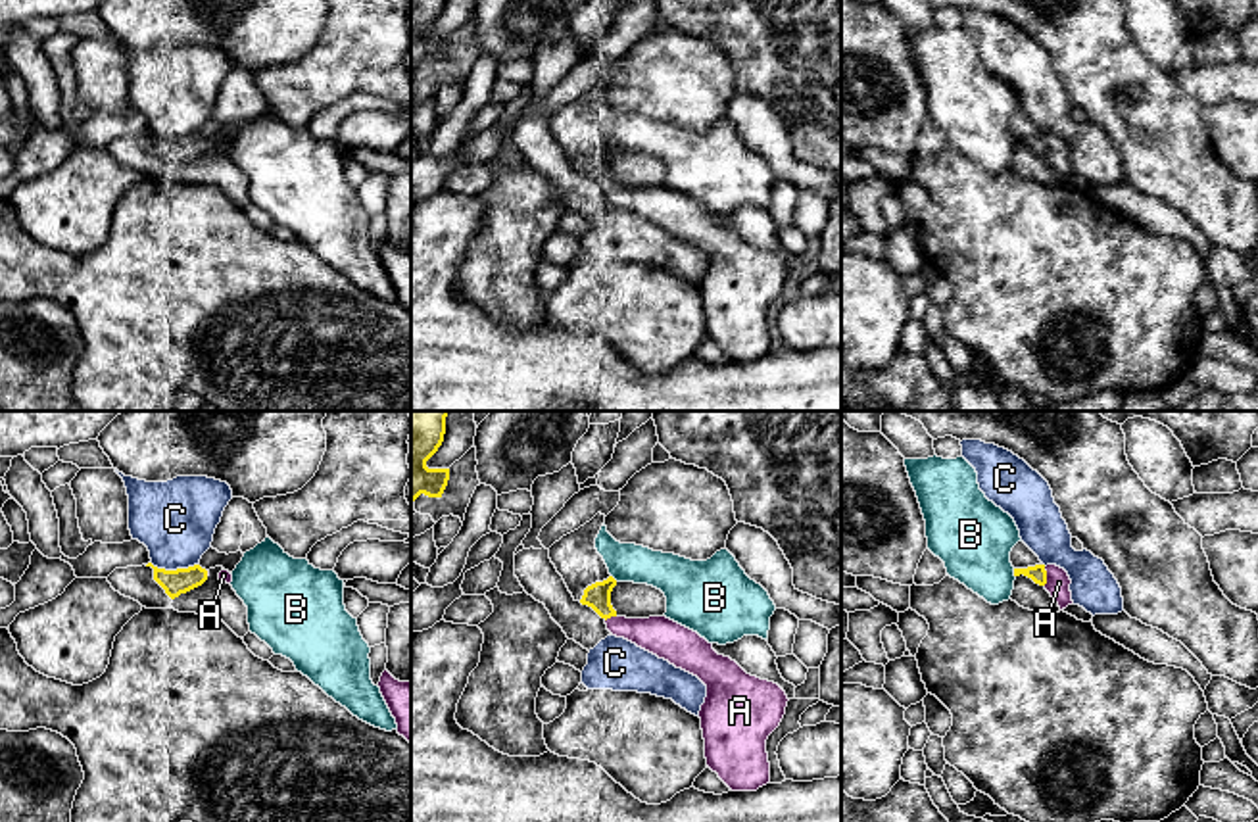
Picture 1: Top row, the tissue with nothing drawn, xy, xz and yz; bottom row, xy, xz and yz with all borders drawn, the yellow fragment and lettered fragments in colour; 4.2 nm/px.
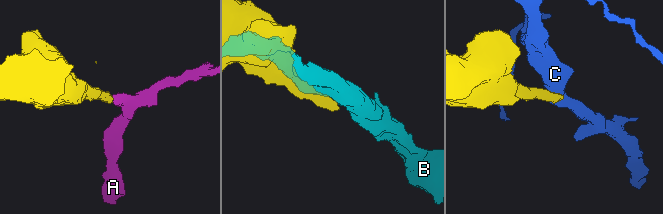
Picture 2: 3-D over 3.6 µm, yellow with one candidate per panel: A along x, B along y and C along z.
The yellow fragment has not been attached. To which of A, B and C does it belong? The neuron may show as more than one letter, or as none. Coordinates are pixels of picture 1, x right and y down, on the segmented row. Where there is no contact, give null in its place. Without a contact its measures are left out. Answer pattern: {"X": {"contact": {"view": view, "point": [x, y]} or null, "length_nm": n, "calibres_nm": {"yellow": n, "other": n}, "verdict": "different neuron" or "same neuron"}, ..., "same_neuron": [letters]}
{"A": {"contact": {"view": "yz", "point": [1045, 577]}, "length_nm": 80, "calibres_nm": {"yellow": 70, "other": 100}, "verdict": "same neuron"}, "B": {"contact": {"view": "yz", "point": [1015, 573]}, "length_nm": 40, "calibres_nm": {"yellow": 70, "other": 320}, "verdict": "different neuron"}, "C": {"contact": {"view": "xy", "point": [173, 571]}, "length_nm": 200, "calibres_nm": {"yellow": 110, "other": 320}, "verdict": "different neuron"}, "same_neuron": ["A"]}

